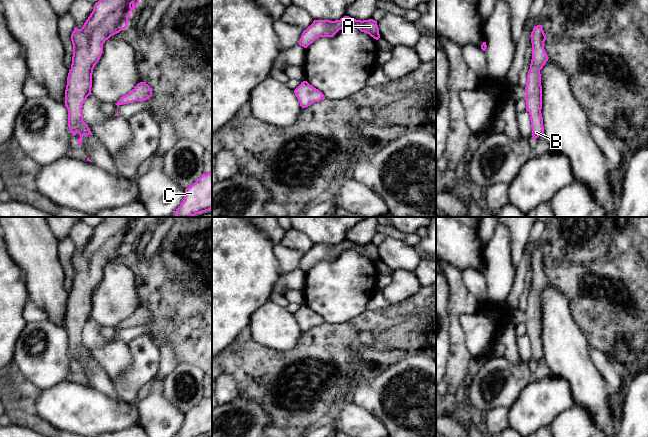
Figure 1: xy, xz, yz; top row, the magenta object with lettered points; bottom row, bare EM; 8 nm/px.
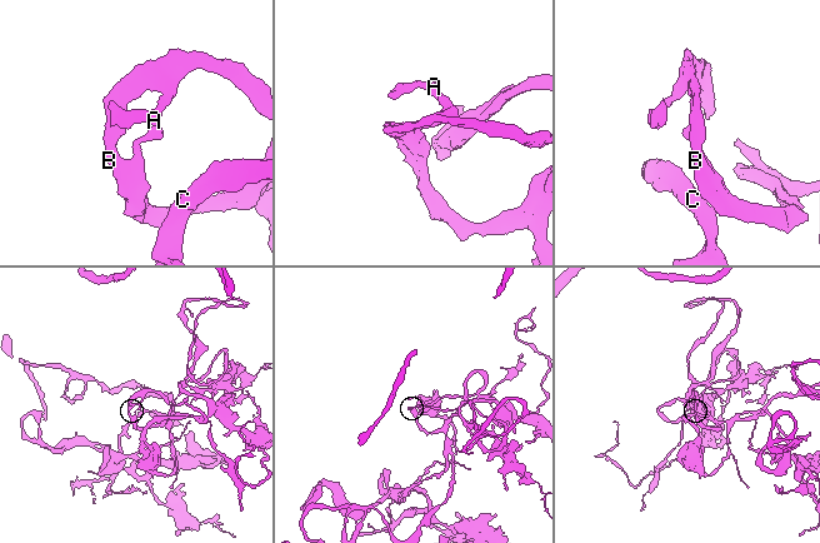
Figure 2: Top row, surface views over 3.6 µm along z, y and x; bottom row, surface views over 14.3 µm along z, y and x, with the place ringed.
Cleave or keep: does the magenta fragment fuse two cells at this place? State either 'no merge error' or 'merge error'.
no merge error

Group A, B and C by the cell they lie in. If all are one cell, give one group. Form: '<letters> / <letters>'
A B C

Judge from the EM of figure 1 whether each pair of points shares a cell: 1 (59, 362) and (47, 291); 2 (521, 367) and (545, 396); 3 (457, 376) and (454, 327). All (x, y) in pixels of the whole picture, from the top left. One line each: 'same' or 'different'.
1: different
2: different
3: same

